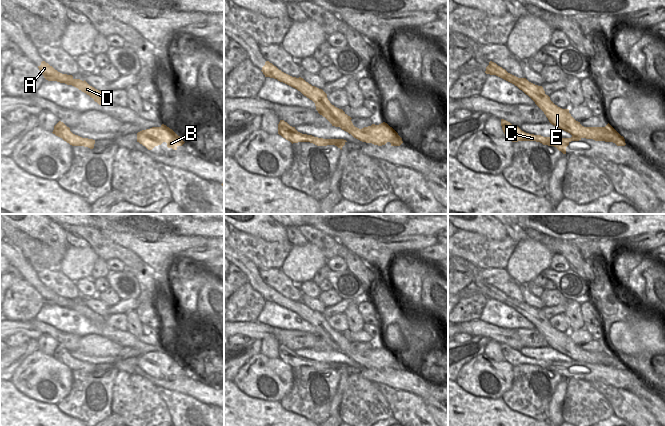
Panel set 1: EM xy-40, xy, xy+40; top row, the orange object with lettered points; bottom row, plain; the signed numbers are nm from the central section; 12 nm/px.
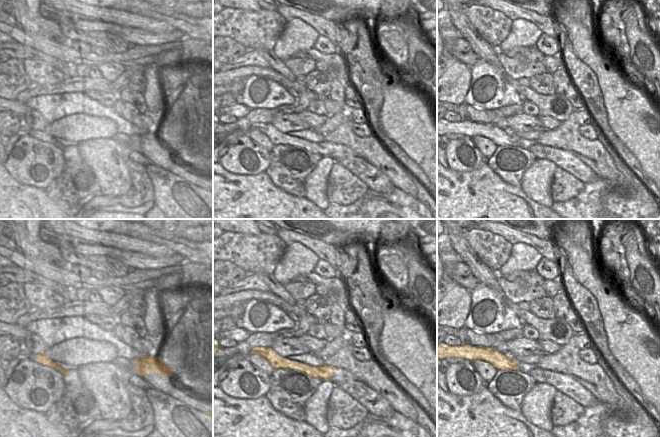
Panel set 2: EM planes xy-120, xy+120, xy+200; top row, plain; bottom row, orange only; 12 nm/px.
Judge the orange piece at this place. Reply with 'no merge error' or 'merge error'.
merge error

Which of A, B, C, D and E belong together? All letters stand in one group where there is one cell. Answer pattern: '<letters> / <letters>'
A B D E / C

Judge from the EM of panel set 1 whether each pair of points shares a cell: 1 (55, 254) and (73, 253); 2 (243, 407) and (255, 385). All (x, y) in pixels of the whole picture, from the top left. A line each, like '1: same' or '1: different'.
1: different
2: different

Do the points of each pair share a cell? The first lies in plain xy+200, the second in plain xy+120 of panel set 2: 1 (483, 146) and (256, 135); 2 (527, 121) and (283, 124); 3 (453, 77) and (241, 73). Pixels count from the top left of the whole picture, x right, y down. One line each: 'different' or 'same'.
1: same
2: same
3: different

